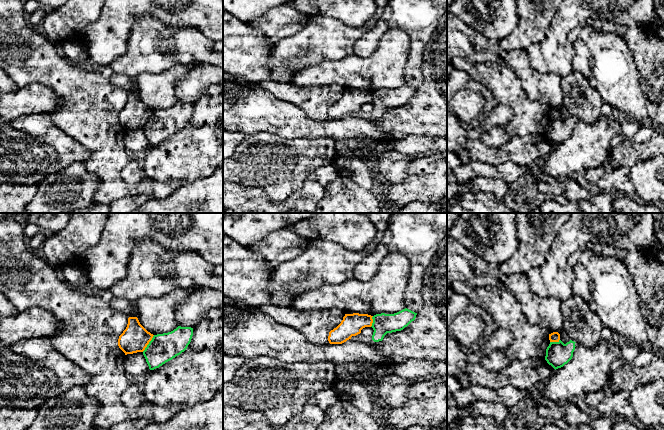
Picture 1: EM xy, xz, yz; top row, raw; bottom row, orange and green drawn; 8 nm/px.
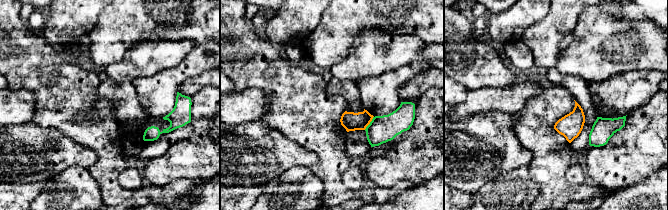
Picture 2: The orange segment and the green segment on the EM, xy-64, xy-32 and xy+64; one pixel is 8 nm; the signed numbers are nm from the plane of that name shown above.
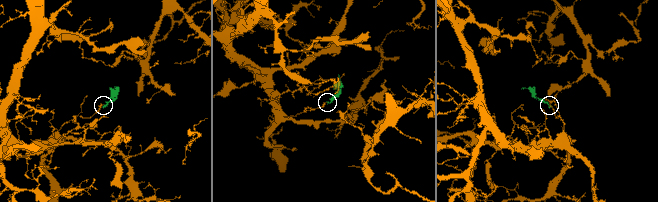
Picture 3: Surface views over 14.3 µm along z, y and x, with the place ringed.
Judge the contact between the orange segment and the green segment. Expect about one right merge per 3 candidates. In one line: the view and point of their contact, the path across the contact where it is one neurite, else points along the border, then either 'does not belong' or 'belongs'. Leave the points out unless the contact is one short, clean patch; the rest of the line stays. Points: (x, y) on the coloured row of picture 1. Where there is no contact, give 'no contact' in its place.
contact xy (148, 343); border xy (154, 335), (142, 351); does not belong

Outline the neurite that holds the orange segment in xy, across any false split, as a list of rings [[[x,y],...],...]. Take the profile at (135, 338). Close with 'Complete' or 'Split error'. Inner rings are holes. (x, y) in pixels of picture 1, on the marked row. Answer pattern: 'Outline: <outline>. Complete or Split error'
Outline: [[[129,317],[126,329],[119,336],[118,346],[125,355],[143,352],[153,336],[140,324],[137,317]]]. Complete

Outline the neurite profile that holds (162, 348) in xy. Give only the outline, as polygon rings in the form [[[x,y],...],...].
[[[181,326],[171,332],[154,335],[143,351],[149,369],[159,368],[184,352],[192,336],[193,328]]]

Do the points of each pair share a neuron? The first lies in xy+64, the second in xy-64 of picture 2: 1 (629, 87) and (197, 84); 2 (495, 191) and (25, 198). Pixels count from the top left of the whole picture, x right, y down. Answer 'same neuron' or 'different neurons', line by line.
1: same neuron
2: different neurons

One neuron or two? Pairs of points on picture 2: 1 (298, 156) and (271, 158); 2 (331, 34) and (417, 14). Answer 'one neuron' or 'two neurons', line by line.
1: one neuron
2: one neuron

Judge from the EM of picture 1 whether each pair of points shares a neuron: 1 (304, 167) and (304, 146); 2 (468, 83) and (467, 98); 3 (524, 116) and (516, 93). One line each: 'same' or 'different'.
1: same
2: different
3: same

